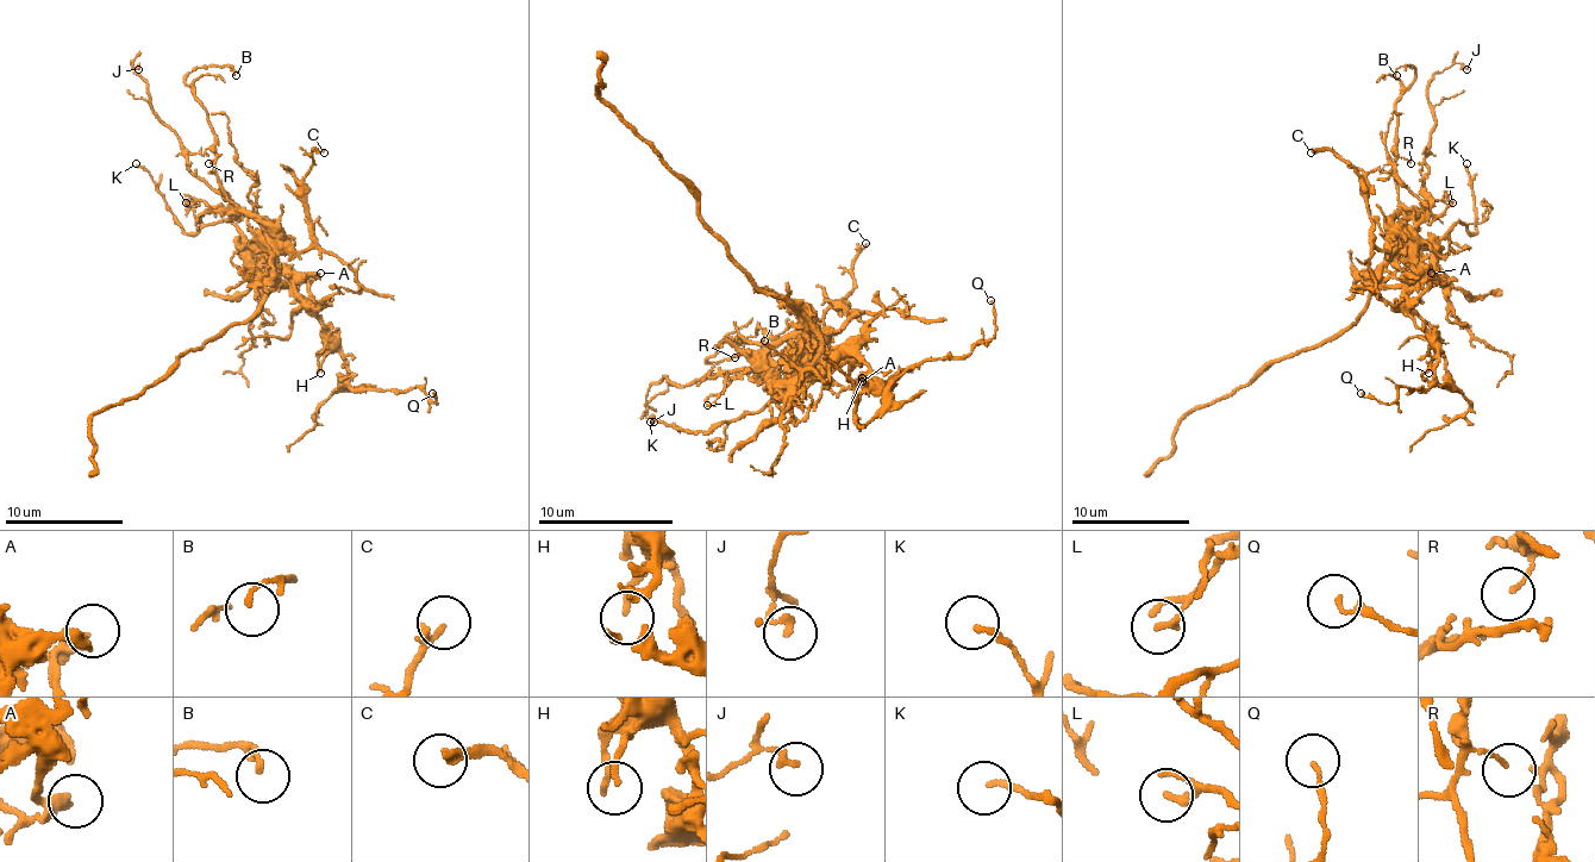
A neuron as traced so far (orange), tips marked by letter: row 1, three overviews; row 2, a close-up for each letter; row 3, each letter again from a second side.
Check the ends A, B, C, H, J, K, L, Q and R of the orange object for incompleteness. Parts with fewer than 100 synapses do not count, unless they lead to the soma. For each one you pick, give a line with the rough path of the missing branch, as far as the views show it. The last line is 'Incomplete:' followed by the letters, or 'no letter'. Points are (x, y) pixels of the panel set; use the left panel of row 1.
Incomplete: no letter

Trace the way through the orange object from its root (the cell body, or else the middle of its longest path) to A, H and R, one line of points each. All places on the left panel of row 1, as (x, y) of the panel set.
A: (256, 308), (268, 291), (288, 285), (298, 275), (314, 279), (320, 273)
H: (256, 308), (262, 297), (274, 287), (286, 287), (326, 329), (326, 353), (320, 373)
R: (256, 308), (268, 287), (270, 231), (248, 217), (226, 197), (214, 169), (214, 158), (208, 163)

